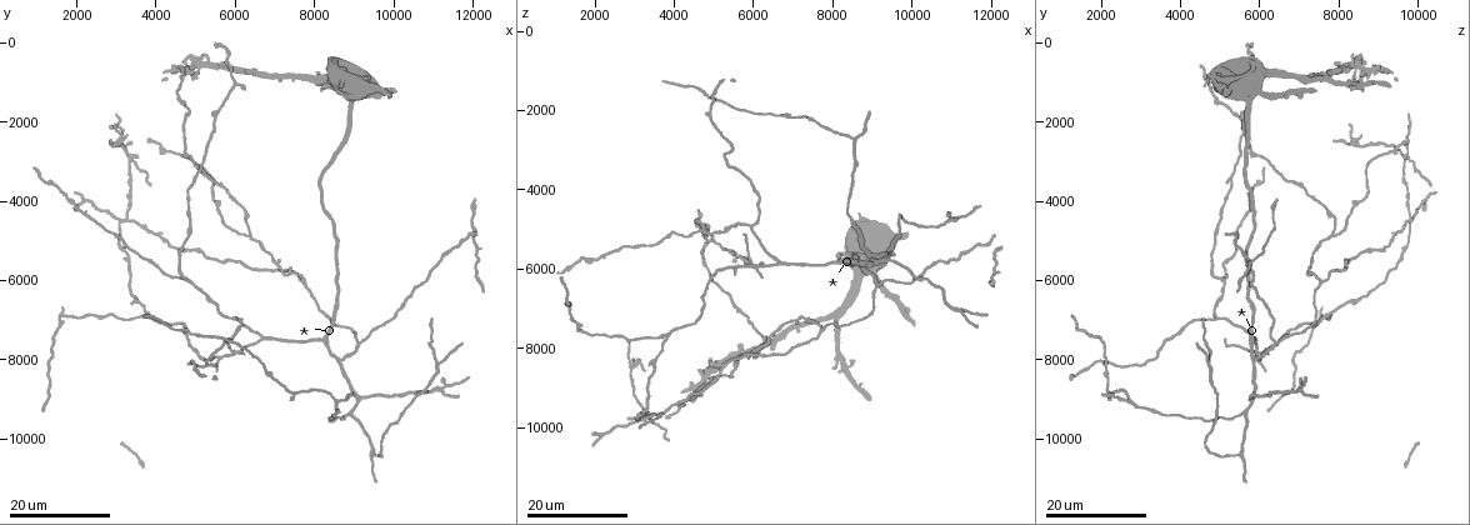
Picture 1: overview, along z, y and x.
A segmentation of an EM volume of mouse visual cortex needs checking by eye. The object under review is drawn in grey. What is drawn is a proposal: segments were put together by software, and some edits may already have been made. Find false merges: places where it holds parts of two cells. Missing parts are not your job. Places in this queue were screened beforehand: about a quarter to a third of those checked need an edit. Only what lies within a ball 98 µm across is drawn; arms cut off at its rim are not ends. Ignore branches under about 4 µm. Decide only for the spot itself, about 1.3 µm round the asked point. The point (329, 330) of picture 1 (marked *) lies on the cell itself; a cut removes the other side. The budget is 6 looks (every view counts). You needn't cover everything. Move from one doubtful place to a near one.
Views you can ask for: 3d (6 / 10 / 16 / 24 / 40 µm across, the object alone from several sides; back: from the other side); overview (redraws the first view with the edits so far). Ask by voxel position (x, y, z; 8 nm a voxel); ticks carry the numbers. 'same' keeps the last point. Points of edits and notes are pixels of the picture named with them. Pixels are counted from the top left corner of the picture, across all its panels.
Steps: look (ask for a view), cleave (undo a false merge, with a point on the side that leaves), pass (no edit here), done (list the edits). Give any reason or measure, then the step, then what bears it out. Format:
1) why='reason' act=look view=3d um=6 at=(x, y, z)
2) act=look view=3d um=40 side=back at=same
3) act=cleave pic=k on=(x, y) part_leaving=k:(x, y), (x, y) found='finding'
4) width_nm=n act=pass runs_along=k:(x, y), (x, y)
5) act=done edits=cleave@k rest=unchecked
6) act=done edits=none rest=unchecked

why='side arm on a straight run' act=look view=3d um=24 at=(5950, 7900, 5900)

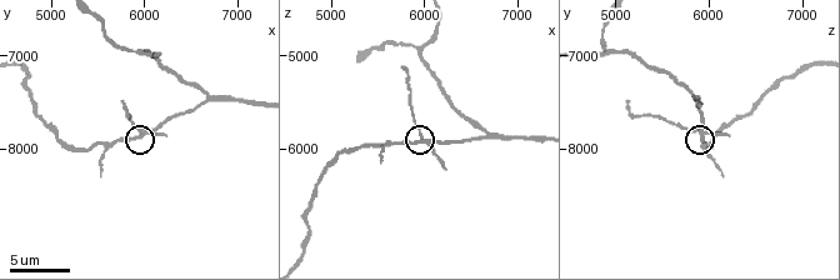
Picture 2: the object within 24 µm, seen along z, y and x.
act=look view=3d um=10 at=(6000, 7850, 5900)

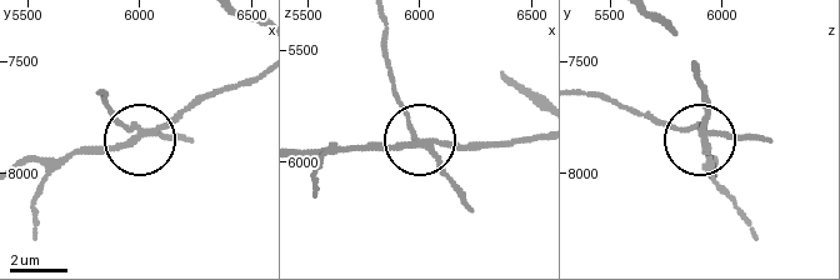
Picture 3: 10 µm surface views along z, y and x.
why='zoom in' act=look view=3d um=6 at=(5970, 7840, 5930)

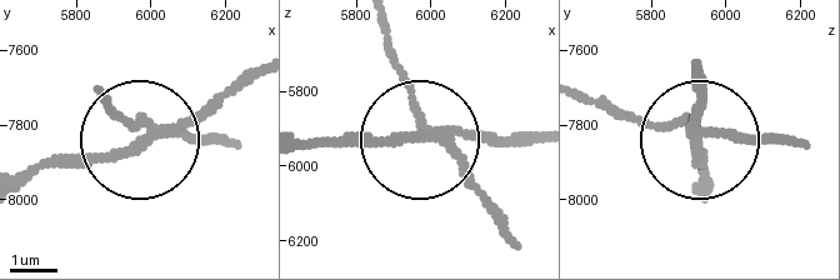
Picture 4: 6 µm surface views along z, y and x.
act=cleave pic=4 on=(203, 143) part_leaving=4:(158, 128), (134, 128), (106, 100) found='two cells meet here'

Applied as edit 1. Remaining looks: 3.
act=look view=overview

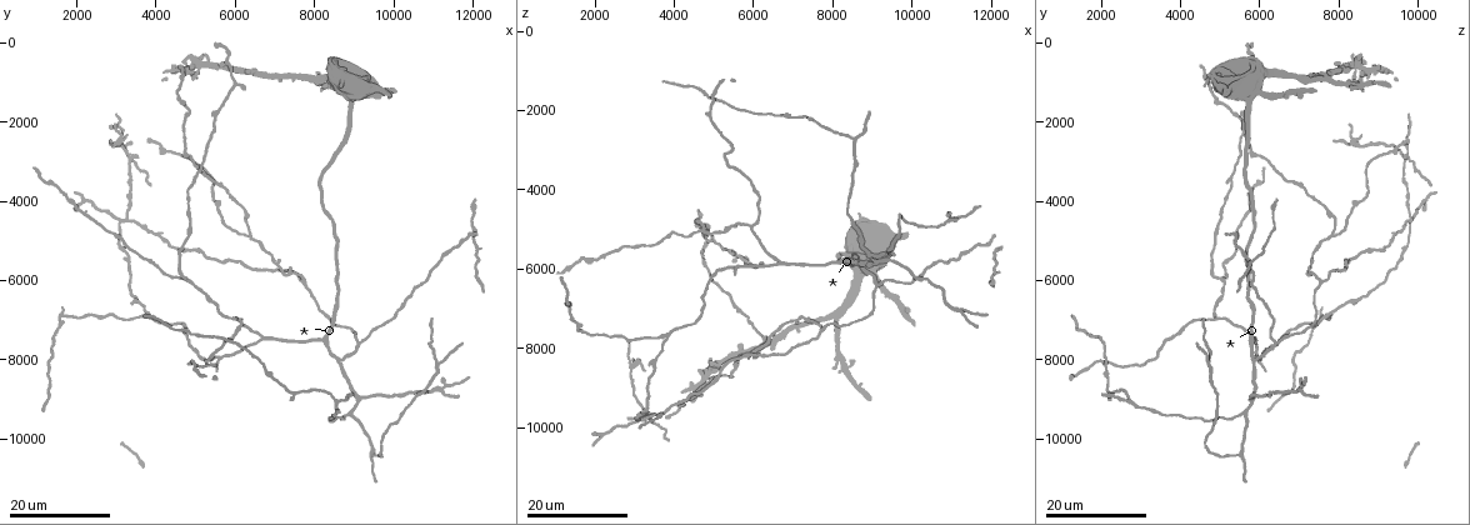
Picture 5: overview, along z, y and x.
why='arms part here' act=look view=3d um=24 at=(3850, 6850, 7750)

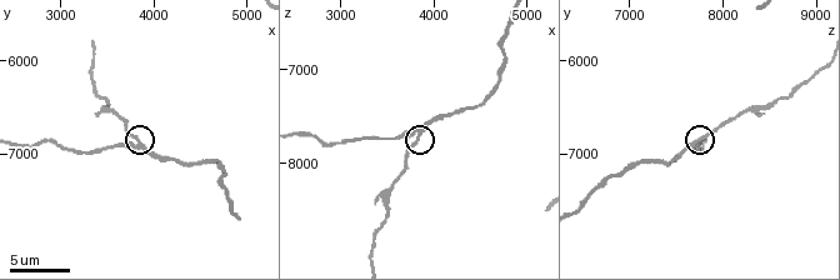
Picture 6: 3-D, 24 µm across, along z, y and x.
why='closer look' act=look view=3d um=10 at=(3850, 6850, 7700)

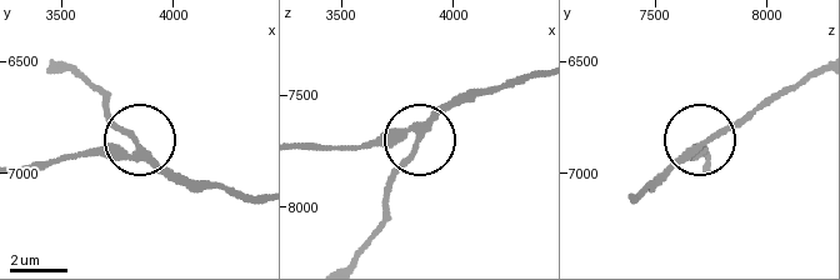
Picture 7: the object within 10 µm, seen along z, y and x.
act=pass runs_along=7:(253, 196), (189, 186), (138, 141), (61, 154) found='one cell here'

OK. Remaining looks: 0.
act=done edits=cleave@4 rest=unchecked

